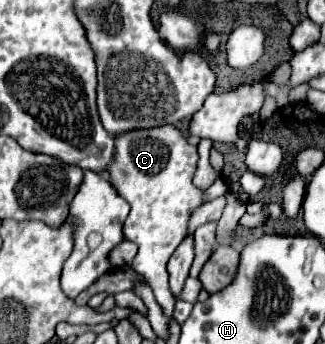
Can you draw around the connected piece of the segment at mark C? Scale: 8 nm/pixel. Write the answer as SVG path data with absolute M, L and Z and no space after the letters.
M173 125L125 133L123 137L115 137L115 147L117 155L107 173L117 193L131 205L131 213L123 225L125 237L139 247L131 267L147 279L163 313L173 317L175 297L169 289L167 261L173 249L187 237L193 211L205 203L203 191L193 185L197 147L189 145Z

